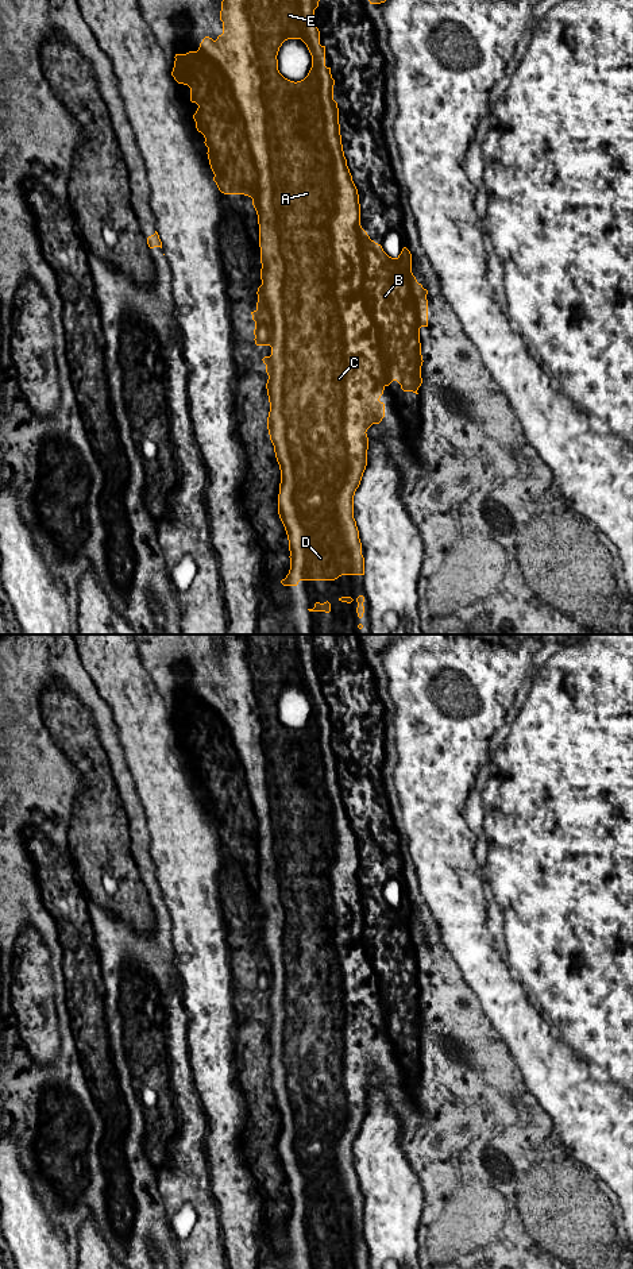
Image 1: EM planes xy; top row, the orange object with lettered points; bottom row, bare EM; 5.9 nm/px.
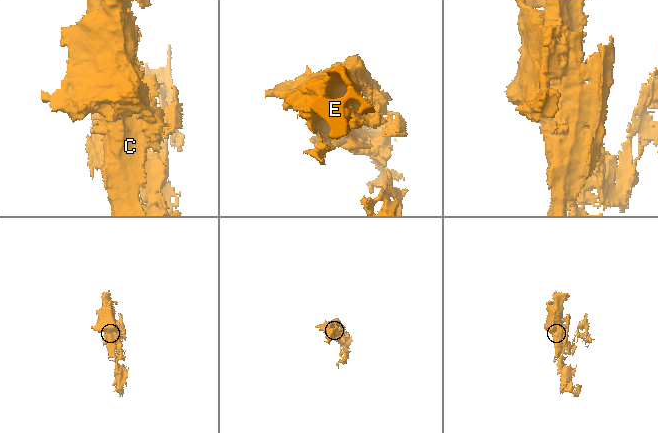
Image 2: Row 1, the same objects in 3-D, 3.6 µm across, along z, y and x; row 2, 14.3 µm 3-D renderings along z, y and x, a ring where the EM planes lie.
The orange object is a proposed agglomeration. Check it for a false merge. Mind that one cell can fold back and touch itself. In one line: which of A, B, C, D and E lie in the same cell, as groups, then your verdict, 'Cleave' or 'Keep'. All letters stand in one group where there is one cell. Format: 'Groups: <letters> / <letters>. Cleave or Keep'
Groups: A C D E / B. Cleave

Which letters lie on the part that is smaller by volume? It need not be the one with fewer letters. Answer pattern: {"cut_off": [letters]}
{"cut_off": ["B"]}

